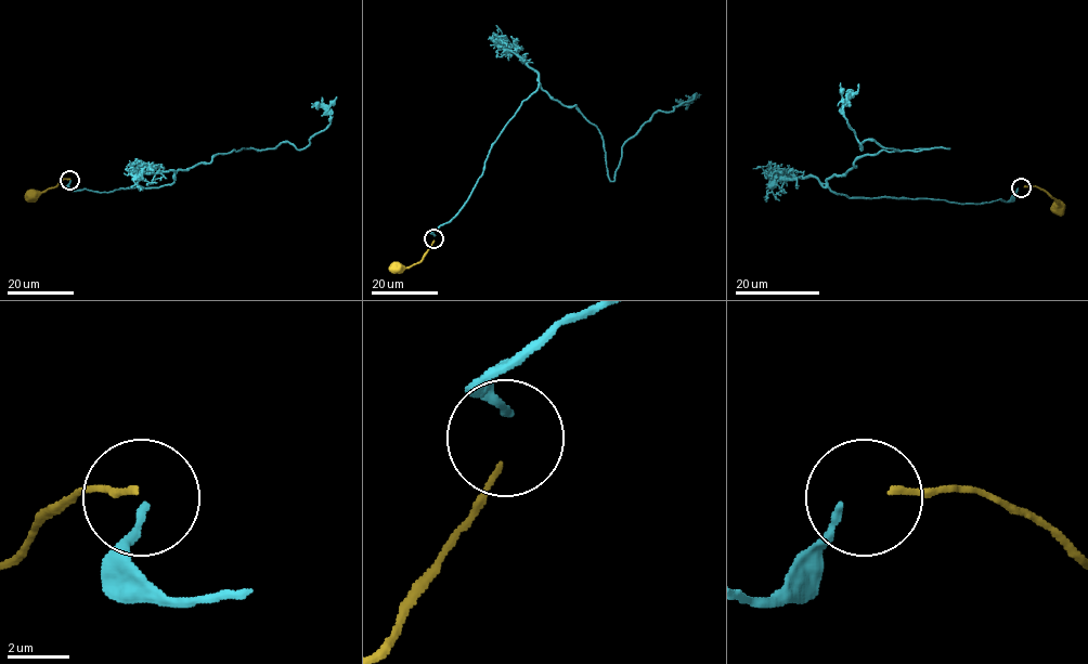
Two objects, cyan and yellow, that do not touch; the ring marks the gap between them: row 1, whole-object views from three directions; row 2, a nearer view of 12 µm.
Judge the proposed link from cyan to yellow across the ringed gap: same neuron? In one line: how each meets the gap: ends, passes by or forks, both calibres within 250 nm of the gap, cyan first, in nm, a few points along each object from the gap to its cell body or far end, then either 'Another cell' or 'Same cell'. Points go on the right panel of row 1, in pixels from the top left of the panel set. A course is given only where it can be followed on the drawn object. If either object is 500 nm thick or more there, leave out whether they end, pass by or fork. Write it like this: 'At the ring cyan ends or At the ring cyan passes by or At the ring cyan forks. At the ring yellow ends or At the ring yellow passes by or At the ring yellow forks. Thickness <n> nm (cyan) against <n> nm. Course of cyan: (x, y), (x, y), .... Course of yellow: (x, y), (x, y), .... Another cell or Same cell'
At the ring cyan ends. At the ring yellow ends. Thickness 240 nm (cyan) against 180 nm. Course of cyan: (1018, 187), (981, 204), (837, 194), (827, 180), (860, 157), (949, 147), (866, 140), (862, 150), (846, 91). Course of yellow: (1023, 186), (1037, 186), (1057, 202), (1060, 211). Same cell

